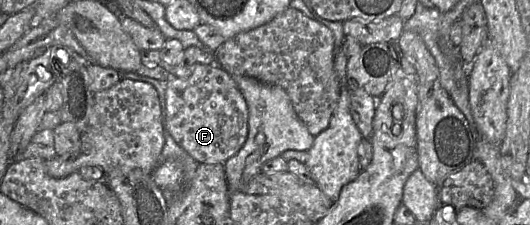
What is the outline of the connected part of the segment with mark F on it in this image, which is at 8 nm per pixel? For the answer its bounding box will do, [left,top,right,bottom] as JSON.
[165,62,247,165]

